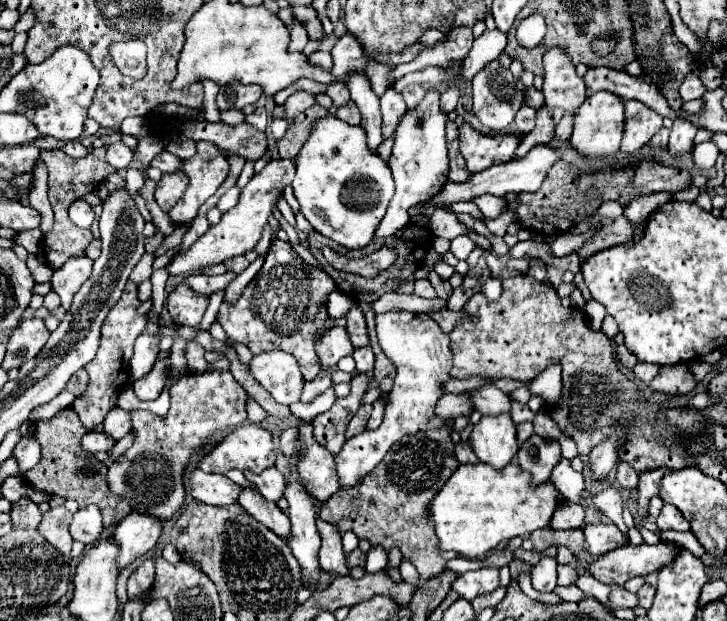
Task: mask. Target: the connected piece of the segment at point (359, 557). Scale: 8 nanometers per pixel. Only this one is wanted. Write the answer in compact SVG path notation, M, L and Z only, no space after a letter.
M359 547L353 550L346 558L348 568L362 566L365 568L366 554L364 554Z

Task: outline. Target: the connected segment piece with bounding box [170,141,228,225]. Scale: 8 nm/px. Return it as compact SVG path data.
M198 141L196 155L184 159L180 169L188 175L190 183L182 199L170 211L176 225L190 223L198 215L204 201L216 193L216 189L228 177L228 161L214 143Z

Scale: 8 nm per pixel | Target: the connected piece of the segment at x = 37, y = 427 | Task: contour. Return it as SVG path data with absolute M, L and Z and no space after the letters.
M64 409L58 411L48 421L36 421L34 423L34 437L38 439L42 447L42 459L36 467L24 473L26 481L34 485L40 491L46 491L48 495L58 495L62 499L74 499L80 507L86 507L90 503L98 505L102 511L104 529L112 529L118 521L126 517L126 513L132 511L130 503L124 497L116 497L116 493L110 491L106 473L108 467L98 461L90 451L82 449L82 437L88 433L88 429L80 423L76 411Z

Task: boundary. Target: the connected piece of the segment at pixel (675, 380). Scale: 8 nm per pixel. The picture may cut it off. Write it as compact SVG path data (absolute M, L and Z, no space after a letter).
M678 363L678 365L666 365L666 367L660 367L658 375L652 379L650 387L654 391L664 391L664 393L690 393L692 389L696 389L698 381L696 377L692 375L690 367L694 365L692 363Z

